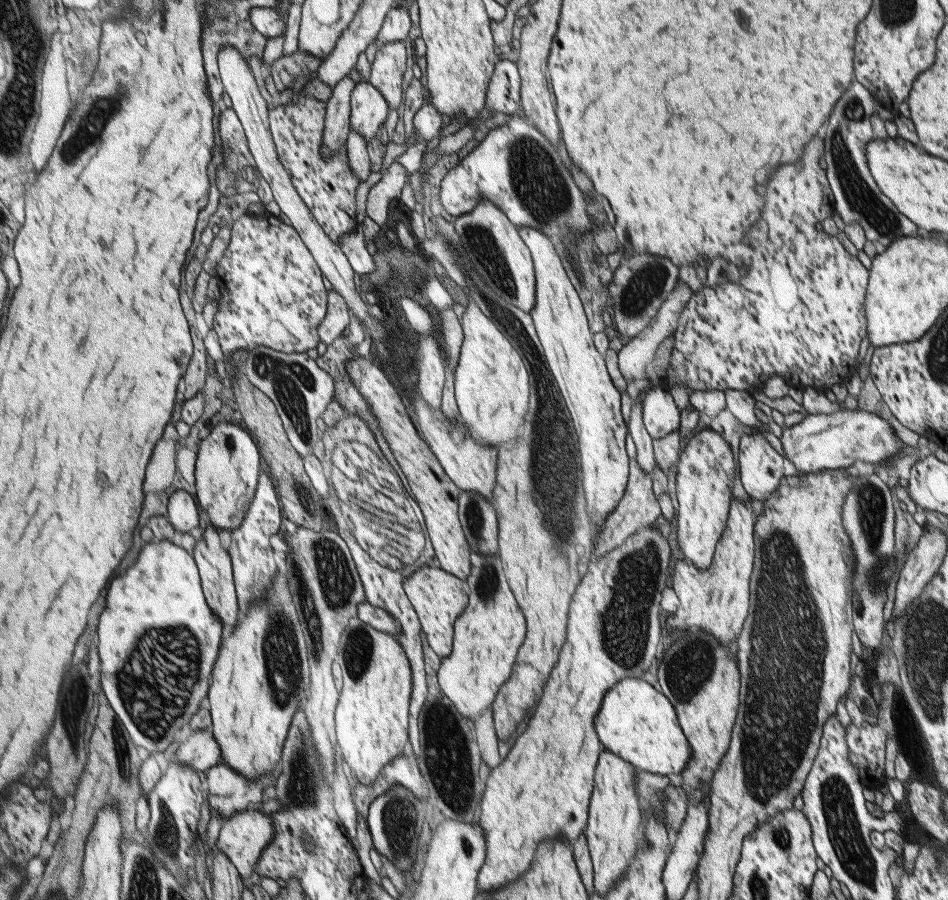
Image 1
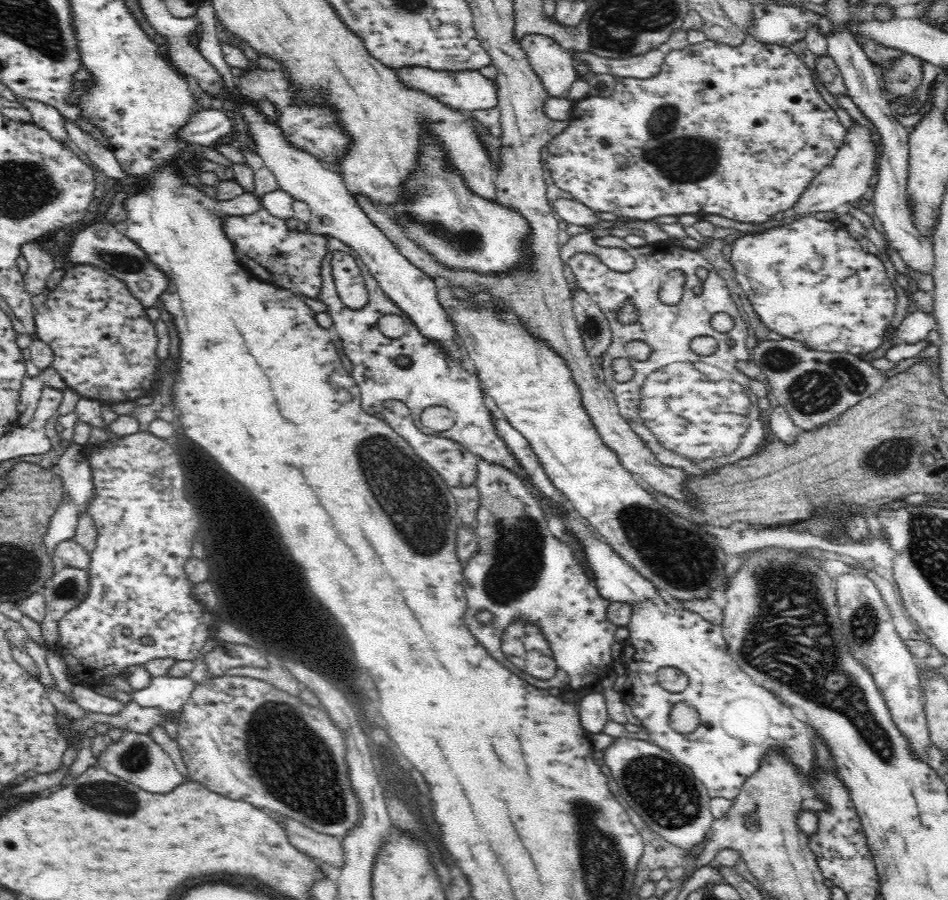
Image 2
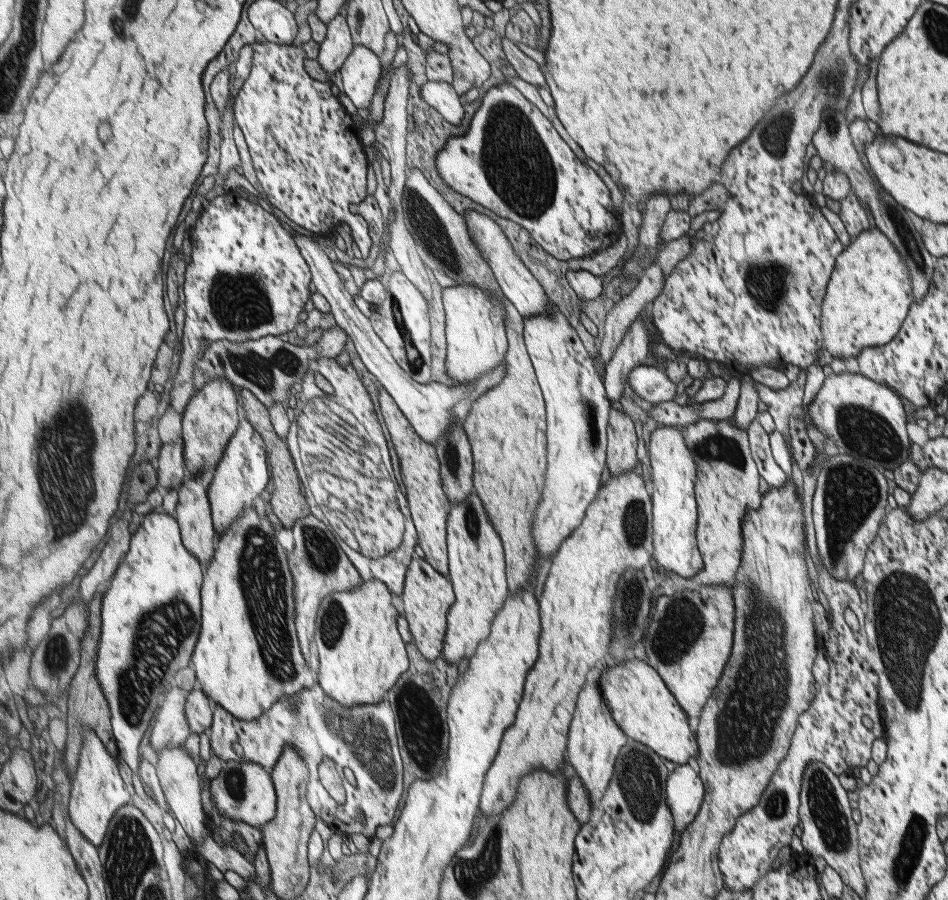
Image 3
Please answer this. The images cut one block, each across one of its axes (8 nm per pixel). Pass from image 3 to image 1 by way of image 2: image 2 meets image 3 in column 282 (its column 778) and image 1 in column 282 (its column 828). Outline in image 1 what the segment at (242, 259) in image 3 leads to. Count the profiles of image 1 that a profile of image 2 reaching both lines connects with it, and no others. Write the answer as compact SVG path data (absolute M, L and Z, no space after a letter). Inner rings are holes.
M265 211L258 216L246 213L238 219L233 227L231 247L221 262L218 278L222 299L214 319L214 329L220 333L222 346L228 356L235 350L245 351L252 347L268 346L285 353L304 353L320 346L320 328L329 315L331 287L303 236L285 217Z

